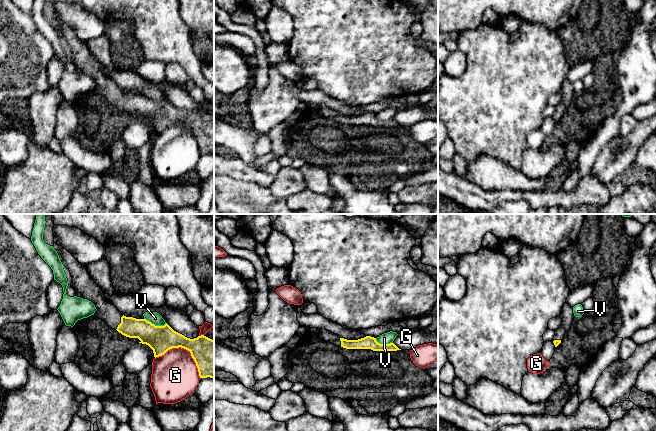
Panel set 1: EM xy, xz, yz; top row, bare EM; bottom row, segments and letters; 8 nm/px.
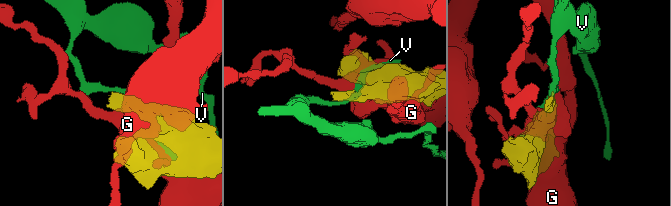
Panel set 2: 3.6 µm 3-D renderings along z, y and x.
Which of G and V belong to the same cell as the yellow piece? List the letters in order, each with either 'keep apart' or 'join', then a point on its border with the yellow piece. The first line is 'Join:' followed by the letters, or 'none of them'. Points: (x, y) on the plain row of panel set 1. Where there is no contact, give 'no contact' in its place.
Join: none of them
G: keep apart; contact xy (185, 124)
V: keep apart; contact xy (154, 101)

